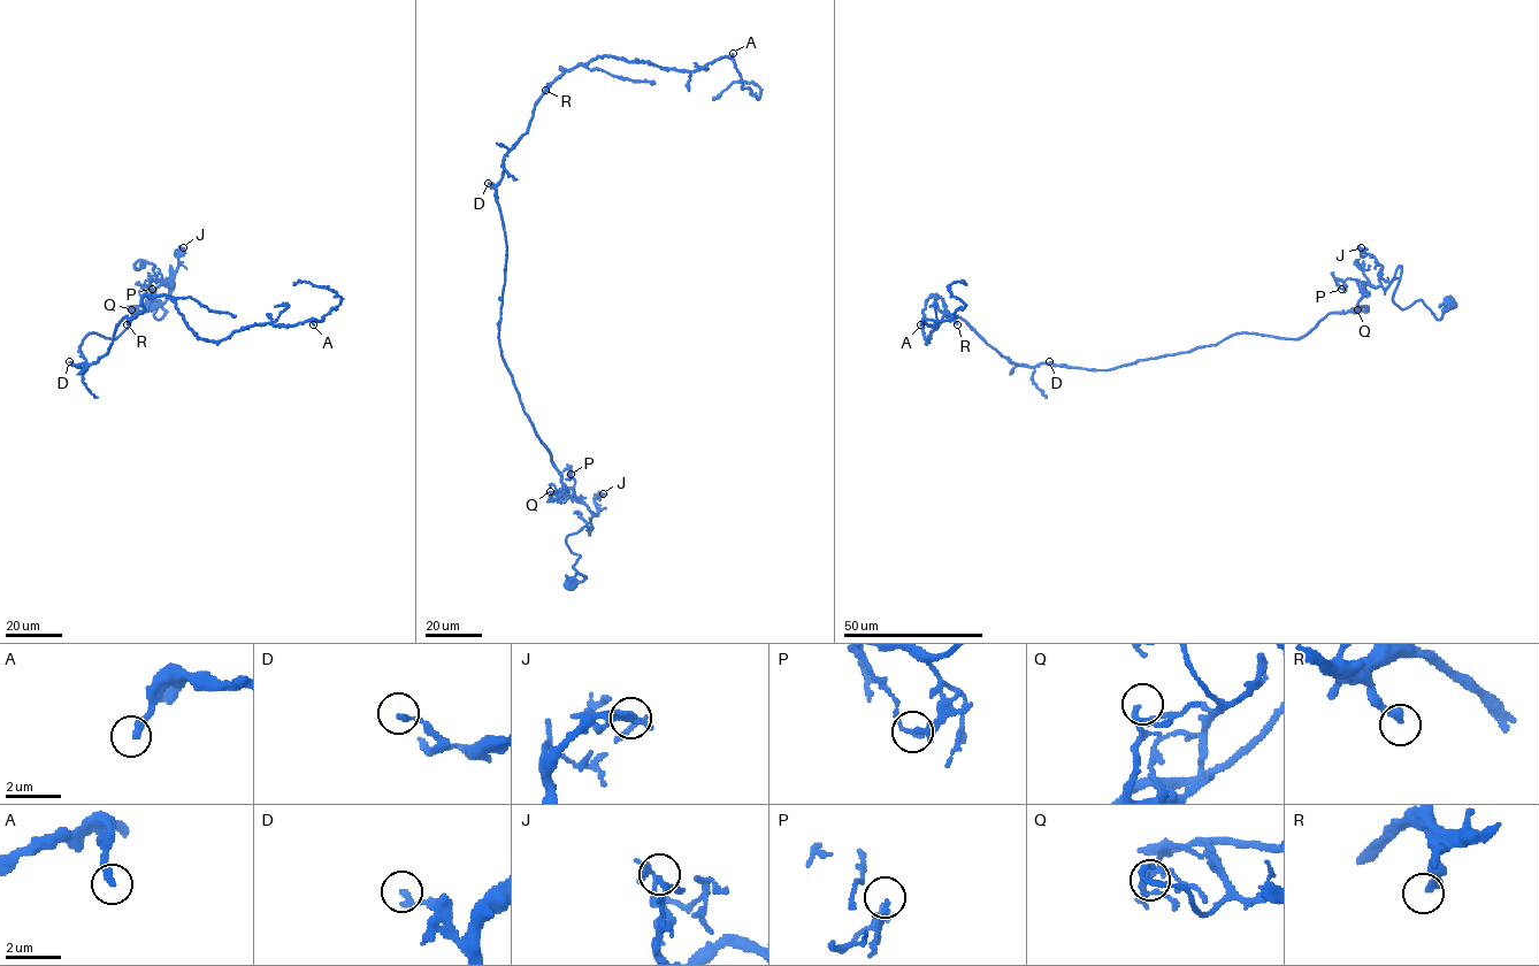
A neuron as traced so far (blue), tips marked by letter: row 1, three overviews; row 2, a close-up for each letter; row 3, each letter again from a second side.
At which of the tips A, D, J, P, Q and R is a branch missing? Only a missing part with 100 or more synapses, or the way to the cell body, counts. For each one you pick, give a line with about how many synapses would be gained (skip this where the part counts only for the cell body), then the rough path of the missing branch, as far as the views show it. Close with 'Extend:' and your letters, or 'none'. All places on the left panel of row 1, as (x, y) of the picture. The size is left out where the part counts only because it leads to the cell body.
A: 110 syn | (313, 324), (307, 339), (320, 352), (329, 343), (341, 355)
Extend: A

